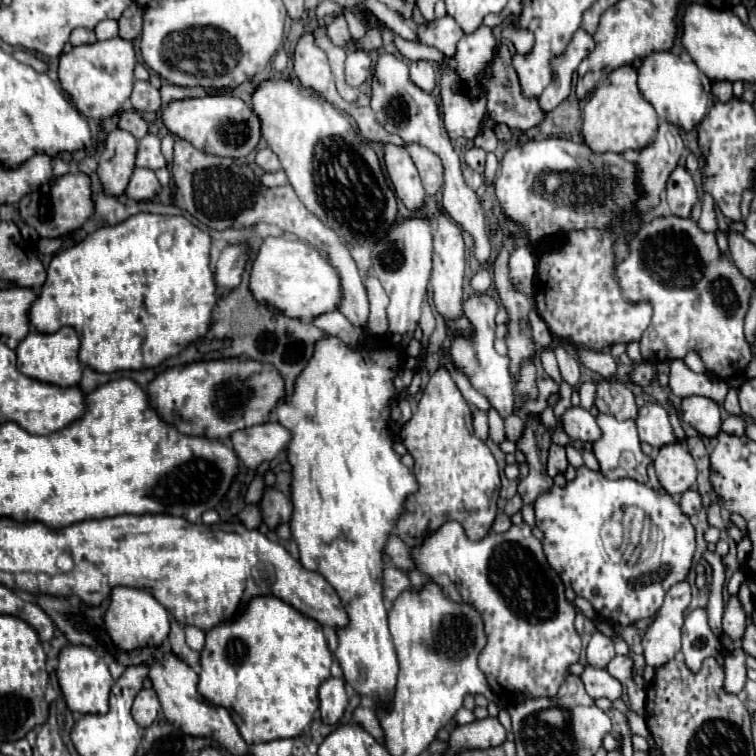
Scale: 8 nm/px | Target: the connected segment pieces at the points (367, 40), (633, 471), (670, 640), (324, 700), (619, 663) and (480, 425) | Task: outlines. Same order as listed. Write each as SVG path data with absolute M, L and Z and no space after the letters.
M367 30L367 34L361 38L361 40L357 40L357 44L355 44L357 48L361 48L361 50L367 50L367 52L375 52L375 50L379 50L381 46L383 46L383 38L381 38L381 30Z
M599 414L597 424L603 432L601 440L597 440L593 444L593 452L599 460L601 466L601 474L609 480L617 480L617 478L635 478L637 482L647 482L647 466L649 466L649 456L645 456L641 452L639 446L639 436L637 436L637 426L633 420L617 420L611 414Z
M679 582L667 592L655 622L647 628L643 636L647 666L651 668L665 666L679 654L683 612L689 606L689 602L691 602L691 588L687 582Z
M329 678L319 688L321 702L321 720L329 726L335 726L347 708L347 690L343 678Z
M615 656L609 662L607 670L613 678L617 678L625 686L629 686L633 682L633 660L631 660L631 656Z
M471 408L471 420L473 420L473 432L477 438L487 440L489 438L489 426L487 426L487 412Z

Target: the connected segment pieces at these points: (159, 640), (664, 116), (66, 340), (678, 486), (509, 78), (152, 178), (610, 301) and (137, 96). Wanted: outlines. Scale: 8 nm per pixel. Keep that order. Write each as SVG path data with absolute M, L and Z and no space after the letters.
M117 586L111 592L109 608L105 612L105 632L111 638L111 644L123 652L131 652L135 648L145 646L163 646L169 636L169 612L145 590Z
M653 52L647 56L639 68L639 90L645 100L653 104L661 120L673 120L673 124L691 130L699 124L707 112L707 102L711 96L711 80L701 74L695 62L681 60L673 52Z
M61 328L53 334L31 330L27 338L17 346L17 368L21 368L25 376L33 376L35 380L49 380L49 384L79 384L83 370L77 356L79 346L81 340L73 328Z
M683 444L663 446L653 464L655 464L659 484L675 500L679 500L679 494L683 494L685 490L689 490L695 484L697 466L695 466L691 454L687 452L687 446L683 446Z
M505 46L501 48L501 52L499 52L497 60L493 62L491 70L487 72L487 76L481 76L481 84L487 88L487 110L489 110L489 116L495 122L503 122L511 130L525 132L525 130L537 126L545 118L545 112L541 112L541 108L537 104L537 98L525 98L521 94L517 72L515 72L511 60L507 58L507 48Z
M135 168L133 176L131 176L131 182L125 190L127 198L137 200L137 202L153 200L159 192L161 192L161 184L159 184L155 172L149 170L149 168Z
M613 226L611 230L583 230L583 232L569 232L563 246L553 248L553 250L543 250L543 252L539 254L539 266L537 266L537 280L539 280L539 282L537 282L537 290L535 290L537 312L539 312L541 318L547 322L547 326L549 326L553 338L555 338L555 340L557 340L557 338L559 338L559 340L563 338L563 344L575 344L575 346L583 346L583 348L589 348L589 350L603 350L603 348L613 346L613 344L617 344L617 342L627 342L627 344L629 344L629 342L633 342L633 340L639 340L639 338L643 336L643 332L647 330L647 326L649 326L653 308L651 308L651 306L631 306L631 304L627 304L627 302L623 300L623 296L621 296L621 292L619 292L615 280L613 280L613 258L615 258L615 256L613 256L611 244L613 244L613 238L615 238L615 236L613 236L615 228L617 228L617 226Z
M137 80L131 94L131 106L137 112L157 112L161 110L161 94L149 82Z

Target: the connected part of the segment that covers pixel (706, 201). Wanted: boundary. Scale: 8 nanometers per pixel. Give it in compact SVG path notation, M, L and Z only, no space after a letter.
M709 194L703 196L703 212L699 218L699 228L703 232L717 232L717 210L715 210L715 202Z

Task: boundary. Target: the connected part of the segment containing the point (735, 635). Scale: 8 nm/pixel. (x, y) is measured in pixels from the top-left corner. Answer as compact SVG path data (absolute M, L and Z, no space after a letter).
M731 596L725 606L723 634L729 636L733 642L739 642L741 636L745 634L745 612L743 612L737 596Z

